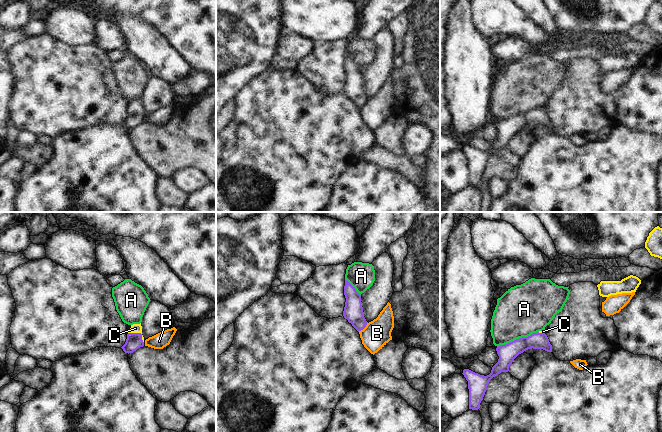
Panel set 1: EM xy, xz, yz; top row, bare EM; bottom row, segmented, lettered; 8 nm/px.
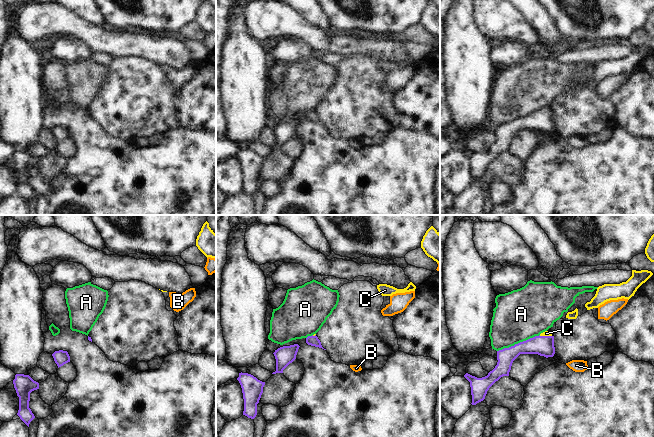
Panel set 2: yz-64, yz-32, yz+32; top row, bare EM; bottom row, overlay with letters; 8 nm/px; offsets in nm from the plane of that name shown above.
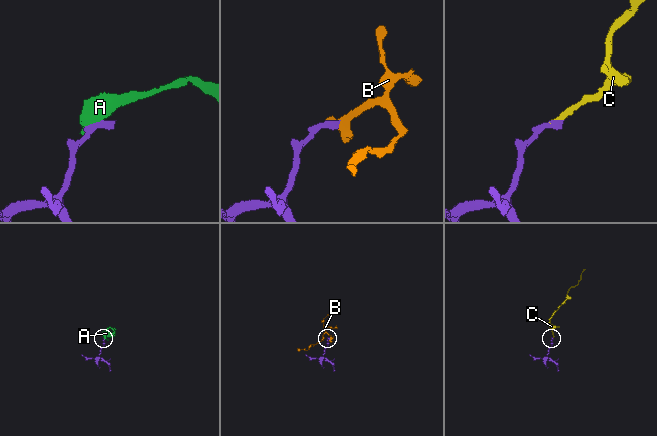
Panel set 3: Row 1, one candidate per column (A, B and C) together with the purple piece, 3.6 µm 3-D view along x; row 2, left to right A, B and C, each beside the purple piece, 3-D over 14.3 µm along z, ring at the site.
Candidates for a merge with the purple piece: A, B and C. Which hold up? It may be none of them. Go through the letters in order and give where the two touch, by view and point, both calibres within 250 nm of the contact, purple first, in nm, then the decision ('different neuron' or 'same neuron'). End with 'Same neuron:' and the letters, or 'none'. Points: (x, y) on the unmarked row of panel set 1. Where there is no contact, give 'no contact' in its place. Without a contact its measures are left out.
A: contact yz (517, 115); calibres 150 and 400 nm; different neuron
B: contact xz (363, 104); calibres 160 and 220 nm; different neuron
C: contact xy (139, 109); calibres 130 and 80 nm; same neuron
Same neuron: C

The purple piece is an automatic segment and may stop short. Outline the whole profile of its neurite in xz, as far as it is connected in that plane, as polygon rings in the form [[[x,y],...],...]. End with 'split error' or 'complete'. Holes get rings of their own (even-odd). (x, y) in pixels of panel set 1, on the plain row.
[[[345,56],[344,71],[346,78],[343,92],[359,108],[363,106],[368,99],[364,93],[361,71],[347,56]]] | complete

